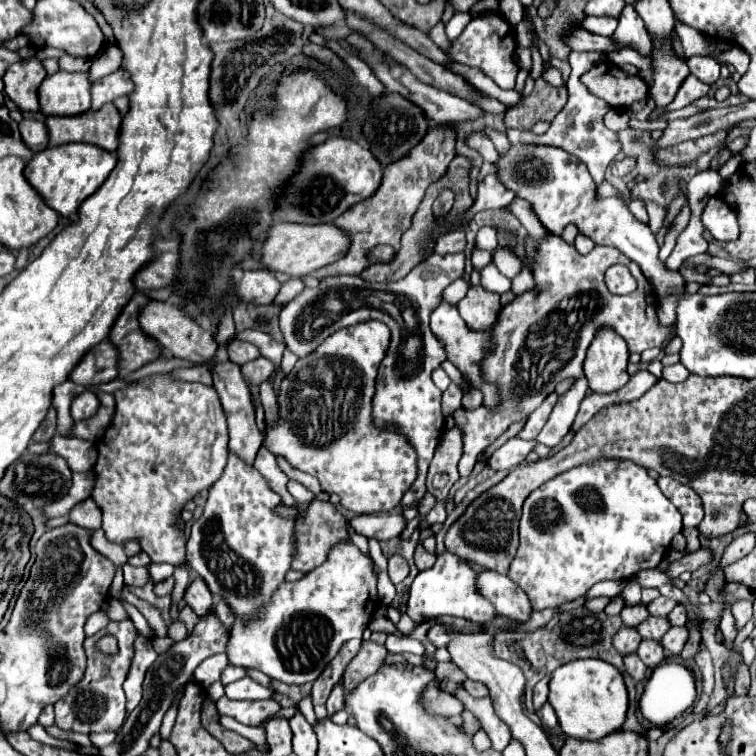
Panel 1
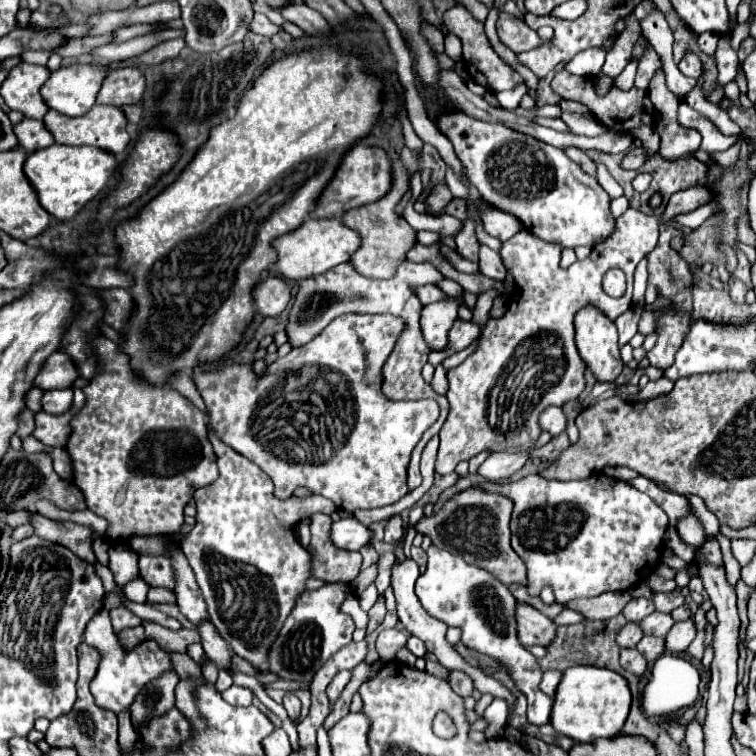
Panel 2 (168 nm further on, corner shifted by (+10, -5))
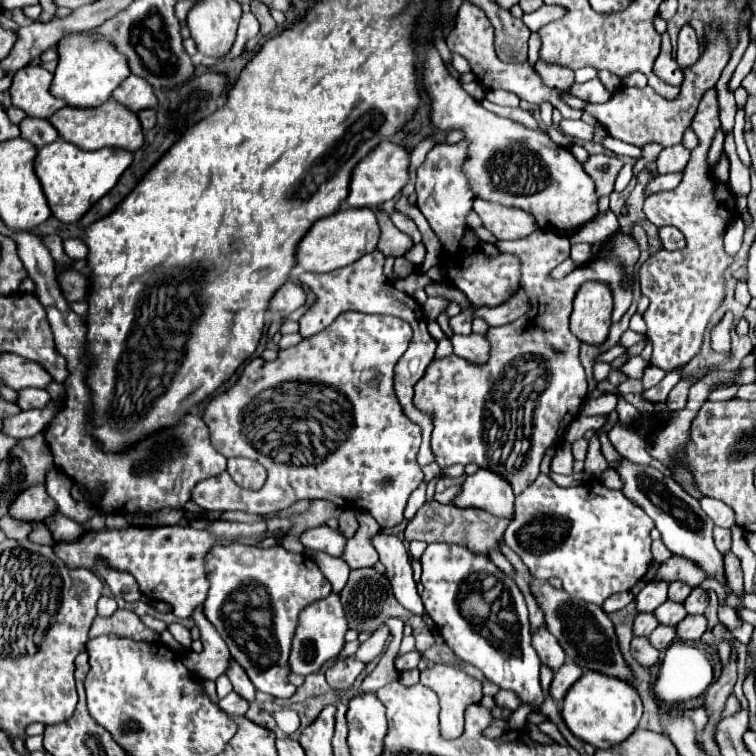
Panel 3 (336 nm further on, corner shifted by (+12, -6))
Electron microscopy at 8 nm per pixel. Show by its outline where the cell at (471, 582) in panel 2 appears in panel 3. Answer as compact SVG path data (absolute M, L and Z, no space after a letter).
M430 543L420 557L422 563L422 603L428 615L434 619L446 645L462 659L476 665L486 679L496 683L500 689L514 691L522 703L540 709L546 695L540 687L540 659L530 645L530 623L524 595L516 587L514 579L504 575L488 557L474 555L460 545Z

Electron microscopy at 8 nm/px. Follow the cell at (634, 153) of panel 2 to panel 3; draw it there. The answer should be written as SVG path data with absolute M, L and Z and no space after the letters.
M590 155L588 163L584 165L586 173L596 181L596 193L610 195L614 189L614 181L618 177L618 171L622 169L622 161L618 157L608 155Z

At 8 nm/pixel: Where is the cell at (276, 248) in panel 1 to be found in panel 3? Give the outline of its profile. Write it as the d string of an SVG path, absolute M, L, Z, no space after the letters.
M342 207L340 211L328 217L322 217L308 229L306 237L296 247L296 267L310 273L330 273L334 269L340 269L358 261L364 253L374 251L378 237L380 237L380 229L376 225L376 217L372 209Z

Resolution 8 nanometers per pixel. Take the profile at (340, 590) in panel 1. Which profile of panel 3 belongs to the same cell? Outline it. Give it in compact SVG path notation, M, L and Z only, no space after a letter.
M330 593L324 599L318 599L314 603L310 603L308 607L304 607L300 611L300 619L298 619L298 627L294 631L292 637L292 649L290 649L290 671L296 675L310 675L316 673L328 659L336 657L342 647L344 647L344 635L348 631L348 619L344 615L344 607L340 603L340 595L338 593Z

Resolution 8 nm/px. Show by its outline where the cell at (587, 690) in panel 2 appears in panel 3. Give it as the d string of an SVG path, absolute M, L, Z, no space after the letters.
M584 671L584 675L568 689L562 701L562 719L572 731L574 737L590 743L598 749L608 749L616 743L622 743L636 729L642 717L642 701L640 695L628 681L610 677L598 671Z

